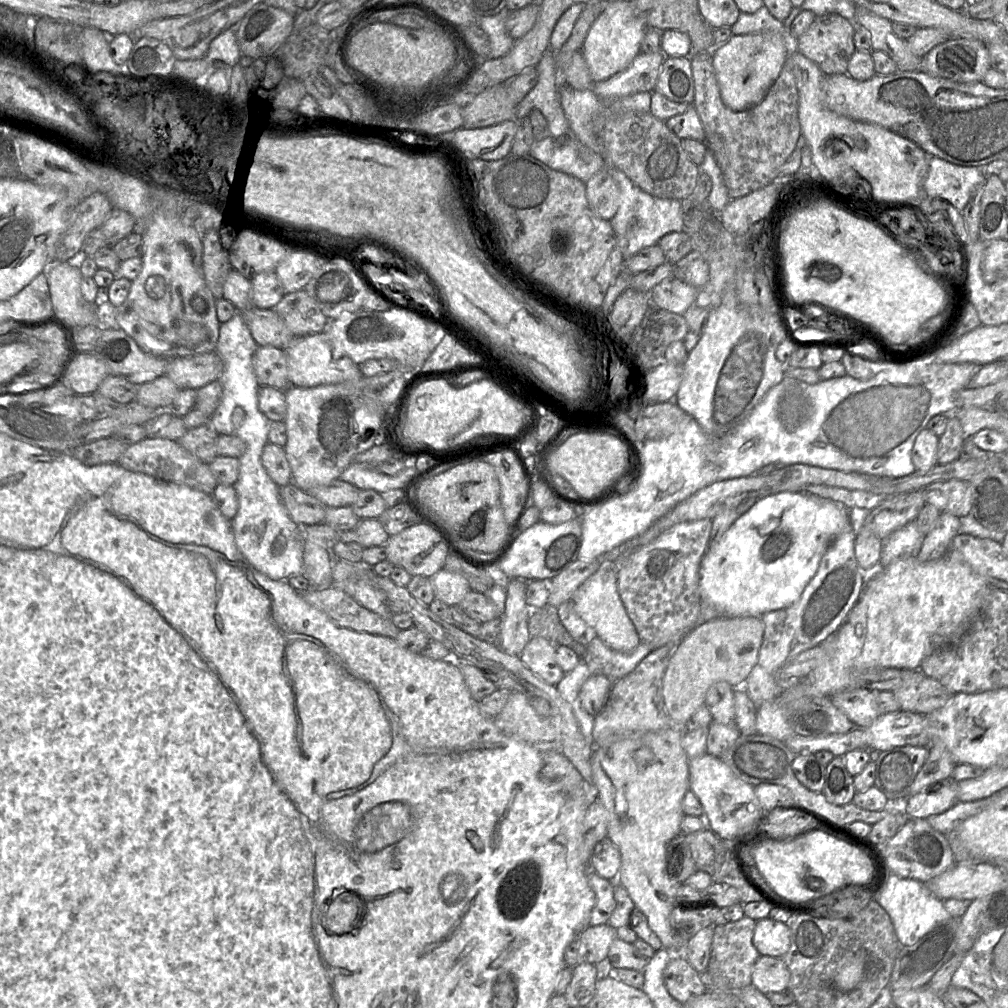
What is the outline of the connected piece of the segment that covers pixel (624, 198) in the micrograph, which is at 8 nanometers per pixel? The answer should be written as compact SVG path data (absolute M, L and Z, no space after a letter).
M609 167L612 178L620 189L620 206L611 220L624 260L631 258L644 248L658 244L668 233L684 230L686 201L658 198L638 187L621 170Z

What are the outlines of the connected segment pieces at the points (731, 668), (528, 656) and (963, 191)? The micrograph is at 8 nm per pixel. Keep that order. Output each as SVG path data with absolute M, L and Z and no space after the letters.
M746 616L746 617L718 617L707 622L700 622L687 635L676 645L676 648L669 660L667 669L663 676L662 691L665 709L671 720L676 726L682 727L690 719L691 715L704 704L706 694L709 688L716 682L725 681L731 684L734 688L742 686L748 678L753 667L756 665L759 655L759 649L762 644L764 634L764 624L758 616Z
M533 636L519 657L540 679L557 685L566 673L556 661L556 648L557 645L549 639Z
M930 157L922 193L923 196L945 200L962 212L972 193L983 186L986 179L981 167L965 167Z

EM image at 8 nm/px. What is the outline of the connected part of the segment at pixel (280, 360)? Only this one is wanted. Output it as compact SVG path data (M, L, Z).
M258 346L252 357L252 364L260 386L285 391L291 387L285 350L272 346Z

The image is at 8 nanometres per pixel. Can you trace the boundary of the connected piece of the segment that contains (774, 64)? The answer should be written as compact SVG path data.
M773 33L733 35L727 43L712 48L712 64L723 102L733 111L745 111L760 103L777 80L790 53L787 36Z

